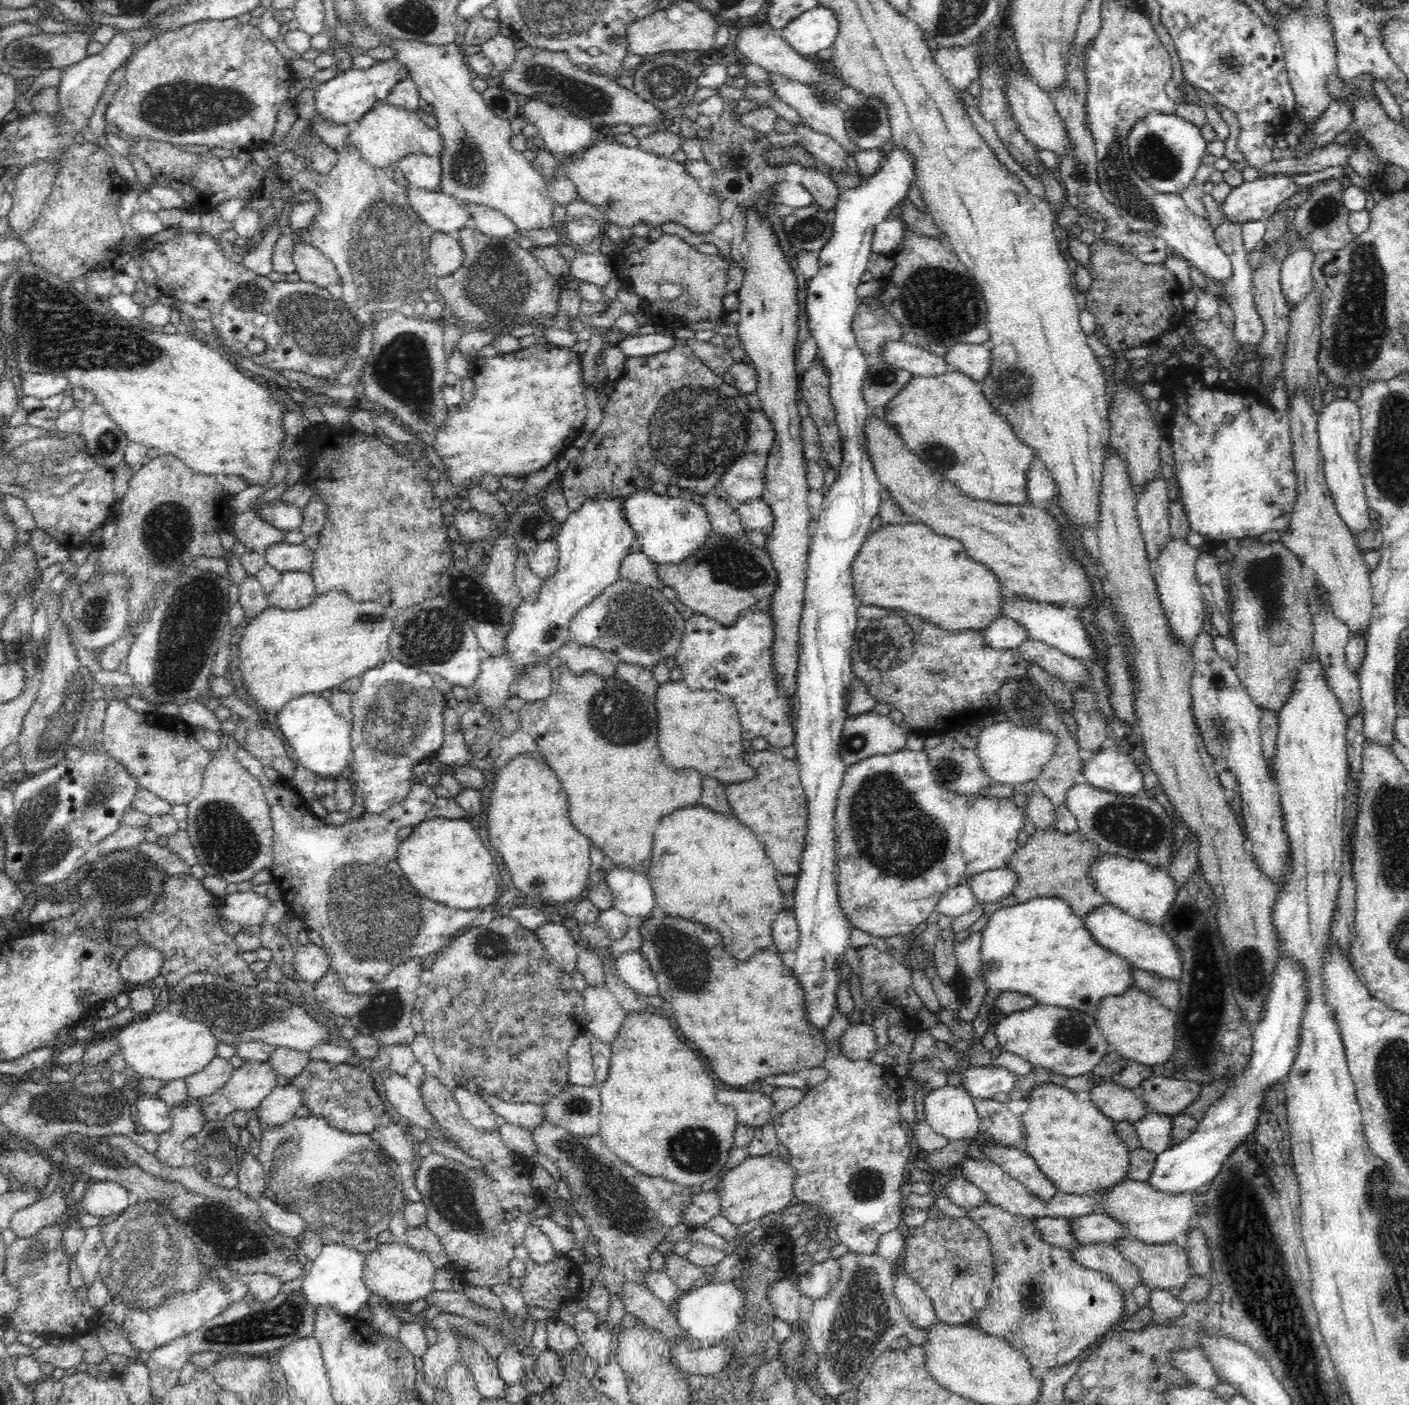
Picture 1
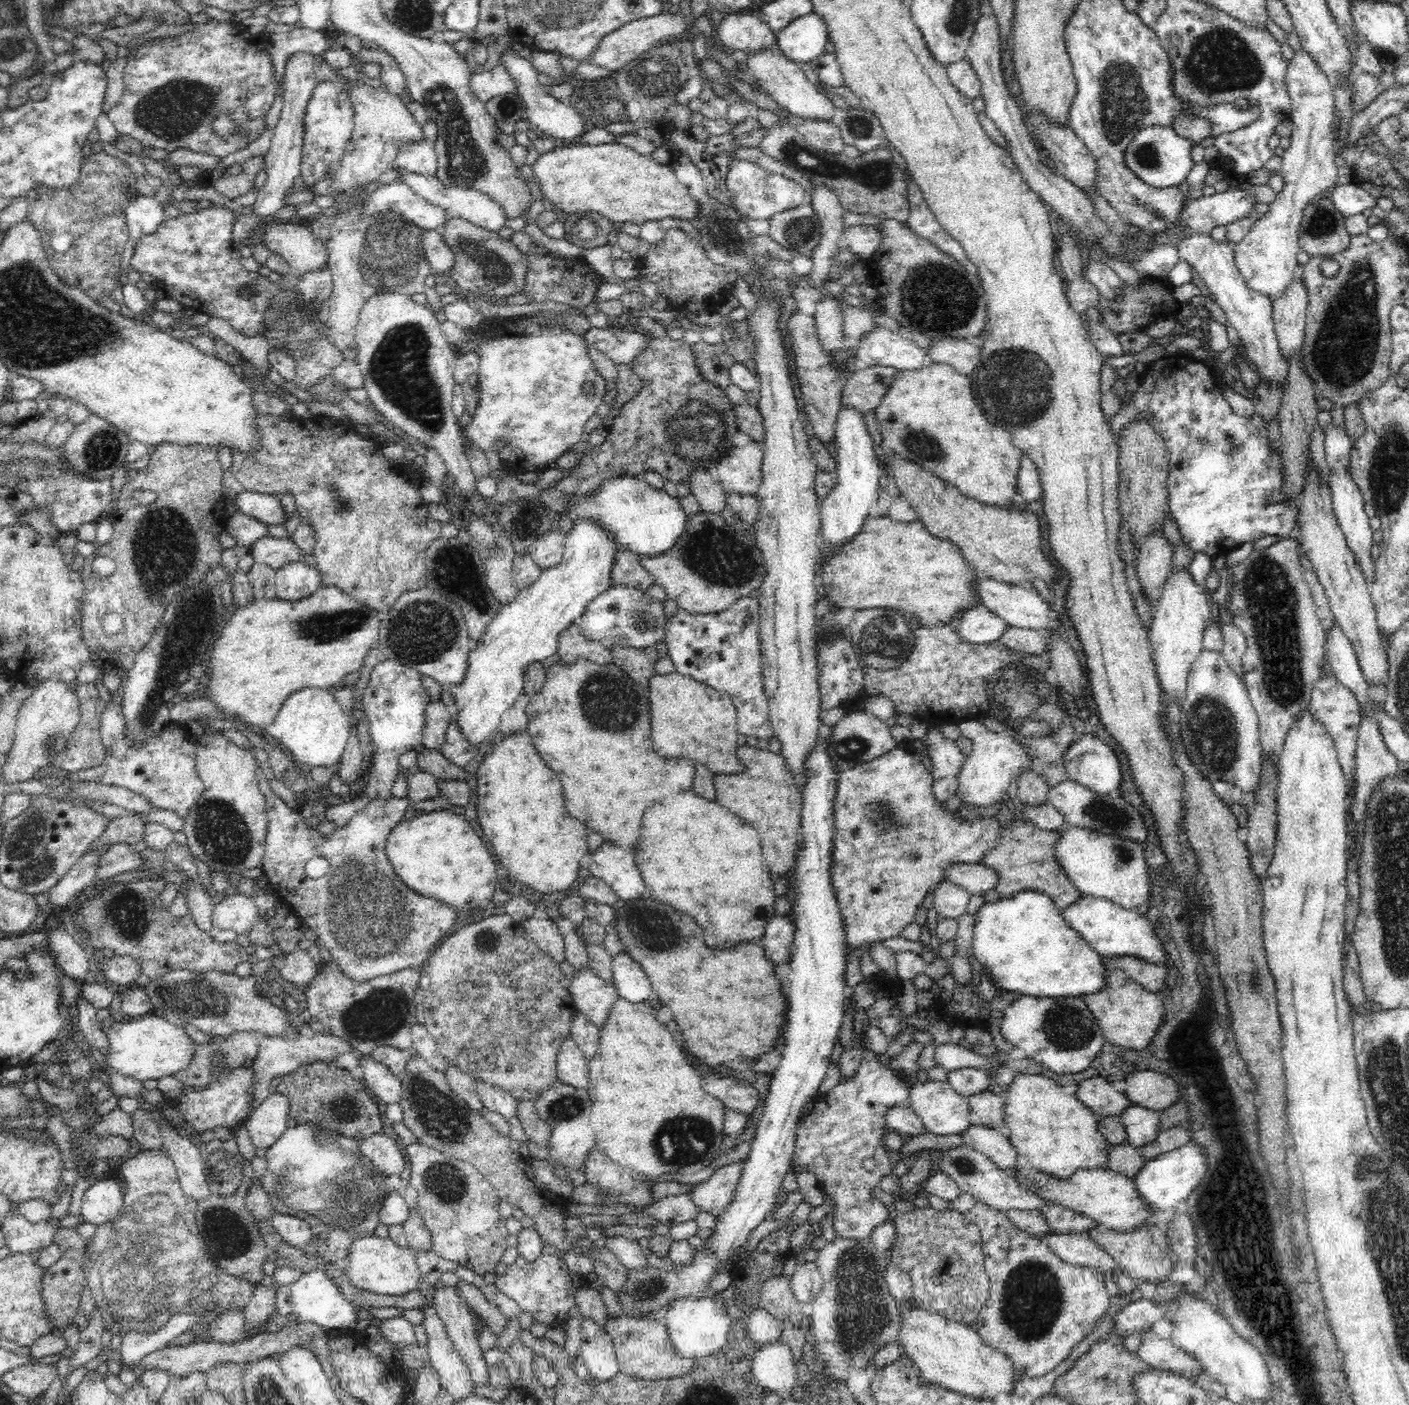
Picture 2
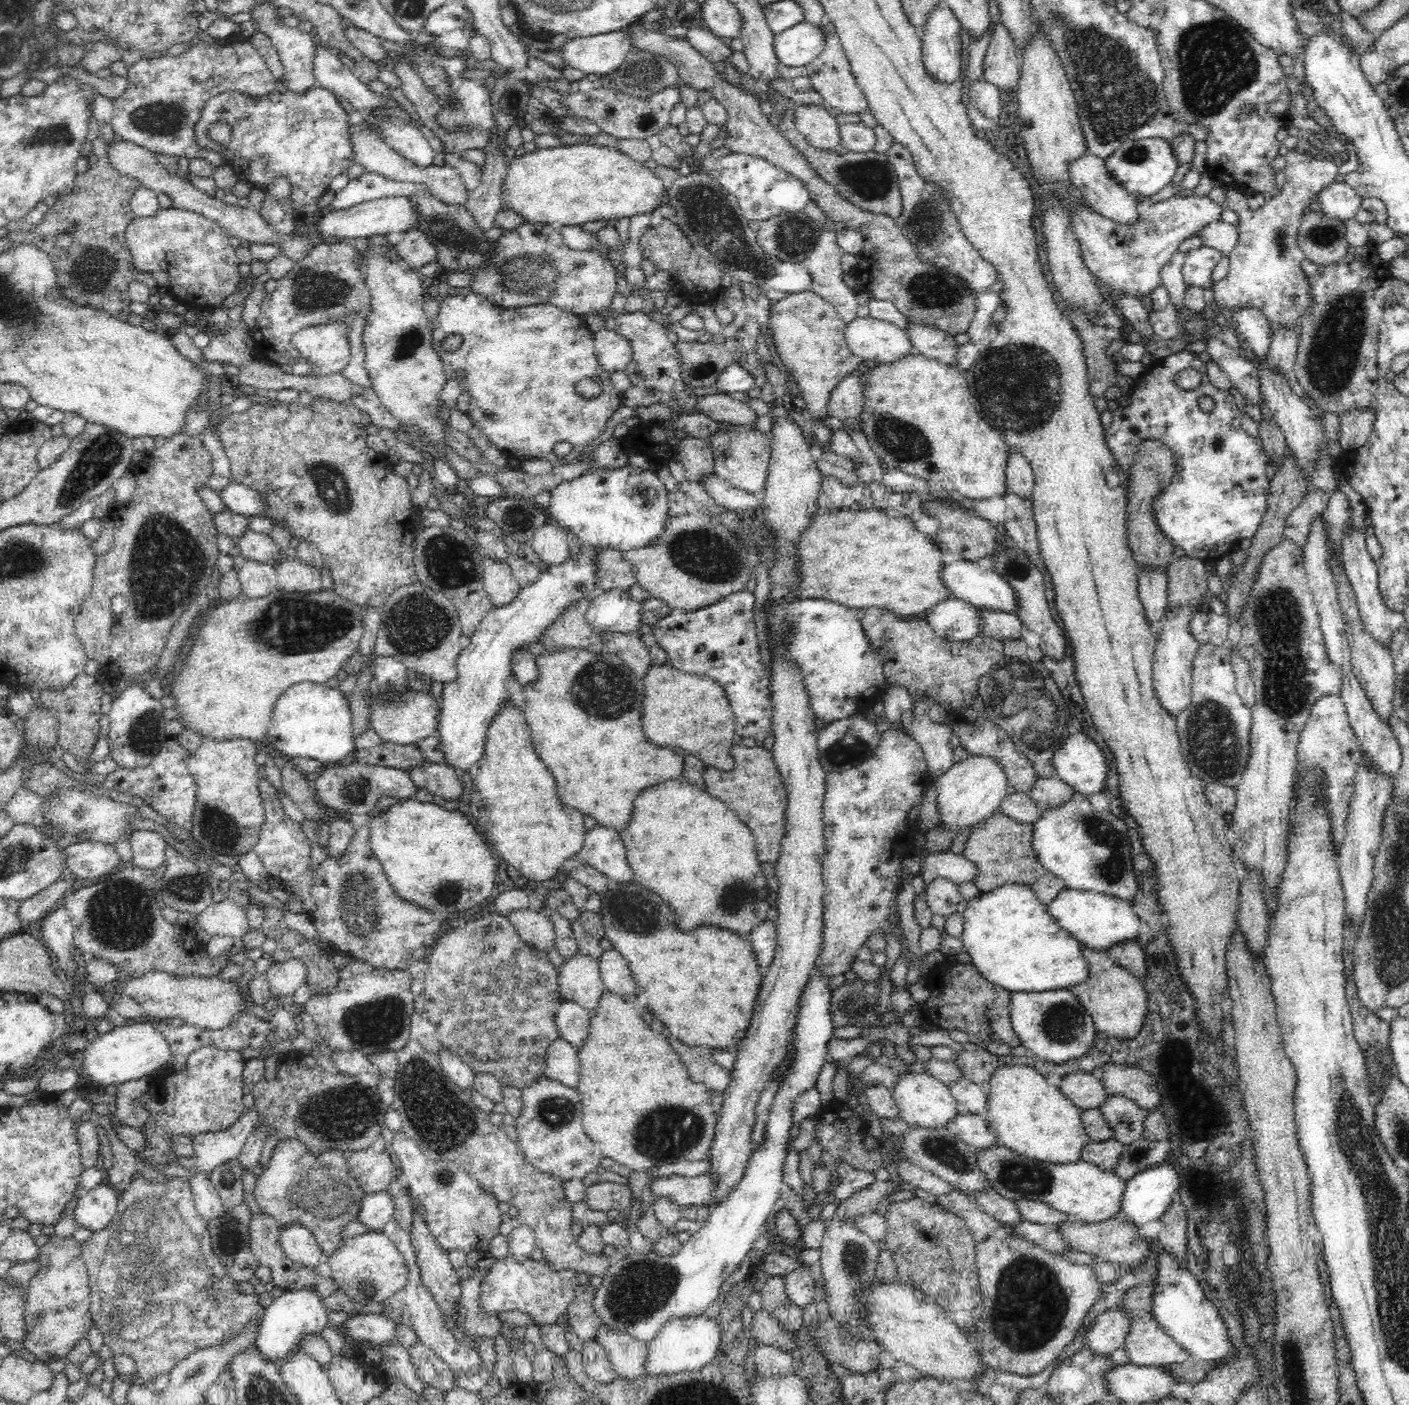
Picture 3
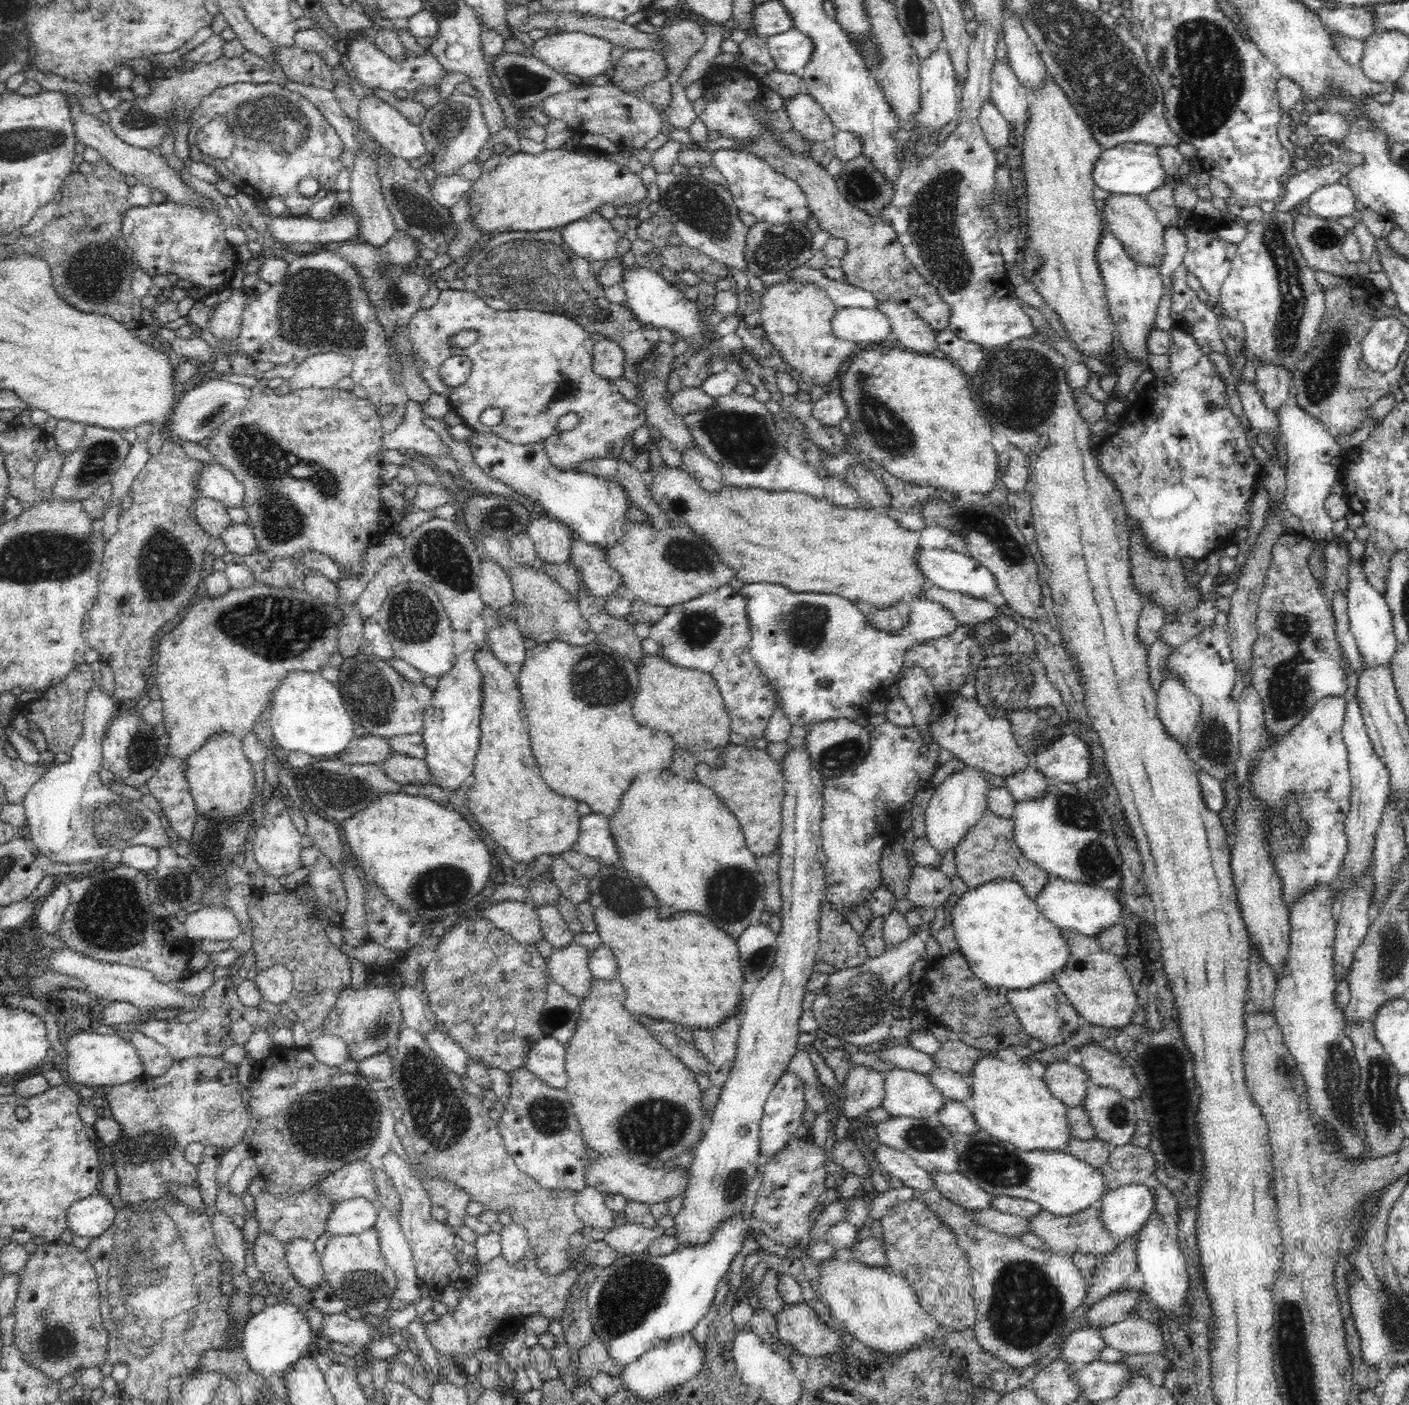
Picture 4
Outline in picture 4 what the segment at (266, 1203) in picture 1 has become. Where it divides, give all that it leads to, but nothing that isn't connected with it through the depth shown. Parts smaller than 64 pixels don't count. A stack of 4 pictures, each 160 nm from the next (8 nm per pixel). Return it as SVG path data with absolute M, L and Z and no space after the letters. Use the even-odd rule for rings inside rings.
M293 1239L286 1244L285 1252L289 1271L302 1286L316 1288L324 1280L321 1256L314 1242L307 1239Z

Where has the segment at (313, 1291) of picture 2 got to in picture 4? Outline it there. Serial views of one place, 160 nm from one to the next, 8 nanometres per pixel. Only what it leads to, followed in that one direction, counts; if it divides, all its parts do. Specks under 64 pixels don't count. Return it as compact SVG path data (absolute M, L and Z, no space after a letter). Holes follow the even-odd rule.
M286 1300L286 1302L266 1306L262 1311L252 1315L247 1320L243 1326L243 1340L240 1346L245 1352L248 1366L255 1370L256 1374L268 1379L271 1376L284 1376L285 1372L296 1360L311 1353L315 1344L316 1333L311 1329L311 1323L307 1321L306 1314L306 1310L300 1310L294 1302Z

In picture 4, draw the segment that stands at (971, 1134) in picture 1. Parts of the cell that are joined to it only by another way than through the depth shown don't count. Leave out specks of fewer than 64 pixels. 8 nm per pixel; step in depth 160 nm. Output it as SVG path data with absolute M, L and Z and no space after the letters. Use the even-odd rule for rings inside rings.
M898 1067L886 1072L881 1107L897 1117L928 1118L938 1115L946 1098L925 1074Z

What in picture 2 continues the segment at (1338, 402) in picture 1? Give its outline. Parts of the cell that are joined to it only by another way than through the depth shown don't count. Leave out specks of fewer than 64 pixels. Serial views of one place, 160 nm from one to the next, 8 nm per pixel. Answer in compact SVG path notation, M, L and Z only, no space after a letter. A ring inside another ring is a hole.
M1331 423L1328 426L1328 430L1324 431L1324 452L1327 466L1330 467L1331 471L1329 488L1333 497L1333 512L1344 537L1346 537L1348 546L1352 548L1352 554L1355 554L1355 558L1358 558L1359 569L1363 571L1368 584L1371 584L1373 582L1374 572L1376 572L1375 560L1370 555L1371 547L1375 544L1373 540L1374 530L1370 527L1370 518L1368 518L1364 511L1365 501L1362 493L1360 493L1356 482L1352 481L1350 453L1353 441L1348 436L1344 425L1340 424L1336 427L1336 425Z

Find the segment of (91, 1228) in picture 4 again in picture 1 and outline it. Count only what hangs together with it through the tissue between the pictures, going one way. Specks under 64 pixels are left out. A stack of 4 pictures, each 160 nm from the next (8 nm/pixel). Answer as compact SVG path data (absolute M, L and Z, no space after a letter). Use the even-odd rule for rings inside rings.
M90 1182L81 1200L84 1210L92 1216L104 1218L120 1214L130 1206L128 1189L117 1182Z

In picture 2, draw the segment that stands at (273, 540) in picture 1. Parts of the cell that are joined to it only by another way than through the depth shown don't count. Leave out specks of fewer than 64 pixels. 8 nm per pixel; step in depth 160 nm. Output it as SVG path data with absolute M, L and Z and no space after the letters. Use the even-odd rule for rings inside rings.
M240 512L226 518L225 531L234 539L238 545L251 547L254 542L258 542L260 538L269 536L269 526L254 517L250 517Z

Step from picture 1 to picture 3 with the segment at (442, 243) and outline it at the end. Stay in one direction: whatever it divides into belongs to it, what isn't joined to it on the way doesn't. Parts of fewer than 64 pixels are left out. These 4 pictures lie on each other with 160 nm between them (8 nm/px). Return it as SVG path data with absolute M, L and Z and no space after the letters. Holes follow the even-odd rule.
M410 229L396 243L399 257L412 269L420 269L429 262L437 262L437 248L421 230Z

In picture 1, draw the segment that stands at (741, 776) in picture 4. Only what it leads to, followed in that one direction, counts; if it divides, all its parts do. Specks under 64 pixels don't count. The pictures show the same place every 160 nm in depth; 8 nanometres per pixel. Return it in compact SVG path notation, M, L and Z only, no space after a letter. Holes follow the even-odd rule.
M764 750L744 751L743 759L755 769L755 775L747 781L740 781L726 786L725 793L733 816L744 826L747 826L764 845L766 854L780 875L795 875L800 870L800 859L803 854L803 846L806 845L807 834L807 799L799 777L800 767L796 759L786 759L778 751L768 752Z

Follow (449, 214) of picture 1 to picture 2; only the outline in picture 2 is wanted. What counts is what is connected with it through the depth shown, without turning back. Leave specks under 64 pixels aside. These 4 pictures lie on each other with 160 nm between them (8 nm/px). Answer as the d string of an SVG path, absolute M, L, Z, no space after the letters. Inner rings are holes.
M404 183L378 185L369 194L363 210L370 215L395 211L407 222L424 230L441 230L448 218L444 208L428 202Z

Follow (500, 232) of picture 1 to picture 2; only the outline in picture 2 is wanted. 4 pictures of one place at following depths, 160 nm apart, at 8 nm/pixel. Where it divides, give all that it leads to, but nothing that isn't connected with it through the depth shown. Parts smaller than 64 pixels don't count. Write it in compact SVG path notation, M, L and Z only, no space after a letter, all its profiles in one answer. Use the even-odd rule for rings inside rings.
M399 168L401 179L400 183L409 186L416 194L425 198L428 202L438 205L440 208L444 208L448 212L450 217L462 217L470 222L476 224L476 226L482 226L482 228L497 232L505 225L506 215L500 208L500 205L494 202L488 196L484 195L476 189L470 189L462 186L446 186L440 184L436 175L432 177L425 177L422 174L410 173L406 169Z

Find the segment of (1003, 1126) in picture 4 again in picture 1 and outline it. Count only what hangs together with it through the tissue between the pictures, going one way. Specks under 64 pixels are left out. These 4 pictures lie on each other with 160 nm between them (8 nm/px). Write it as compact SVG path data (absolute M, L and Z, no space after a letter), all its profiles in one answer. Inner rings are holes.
M1038 1084L1035 1090L1031 1093L1028 1098L1030 1100L1030 1107L1021 1116L1023 1127L1025 1128L1025 1152L1028 1156L1031 1156L1038 1168L1048 1177L1048 1180L1052 1182L1058 1191L1062 1191L1068 1194L1086 1194L1094 1195L1103 1193L1103 1190L1110 1189L1114 1185L1118 1185L1127 1178L1128 1172L1128 1155L1130 1154L1129 1148L1122 1144L1122 1141L1118 1138L1116 1131L1114 1130L1114 1123L1111 1118L1104 1116L1099 1111L1099 1108L1091 1100L1076 1100L1076 1094L1062 1086L1056 1086L1054 1084Z

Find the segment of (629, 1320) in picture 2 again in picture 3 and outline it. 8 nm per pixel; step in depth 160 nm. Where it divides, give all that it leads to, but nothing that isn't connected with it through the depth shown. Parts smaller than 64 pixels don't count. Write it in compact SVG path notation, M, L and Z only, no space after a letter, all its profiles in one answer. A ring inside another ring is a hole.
M604 1325L598 1329L594 1339L604 1347L617 1377L631 1381L650 1377L644 1366L648 1341L636 1340L625 1330L612 1330Z

